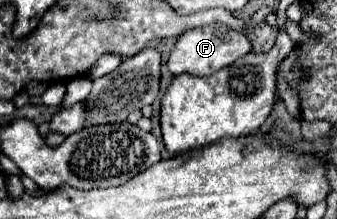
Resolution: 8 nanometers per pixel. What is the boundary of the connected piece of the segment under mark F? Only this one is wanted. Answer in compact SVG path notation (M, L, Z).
M215 23L215 25L209 25L209 27L187 29L185 33L181 33L175 47L171 49L171 57L167 61L167 67L173 75L181 75L181 73L213 75L215 71L231 65L233 61L237 61L239 57L243 57L249 51L251 51L251 43L243 33L233 31L227 25Z

